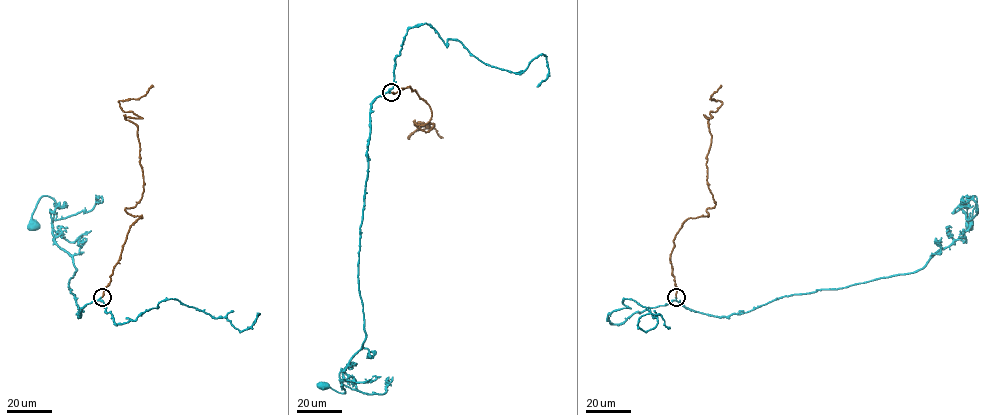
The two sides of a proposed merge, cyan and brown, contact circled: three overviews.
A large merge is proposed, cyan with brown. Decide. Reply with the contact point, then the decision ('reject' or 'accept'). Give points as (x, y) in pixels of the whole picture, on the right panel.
at (676, 297); accept

